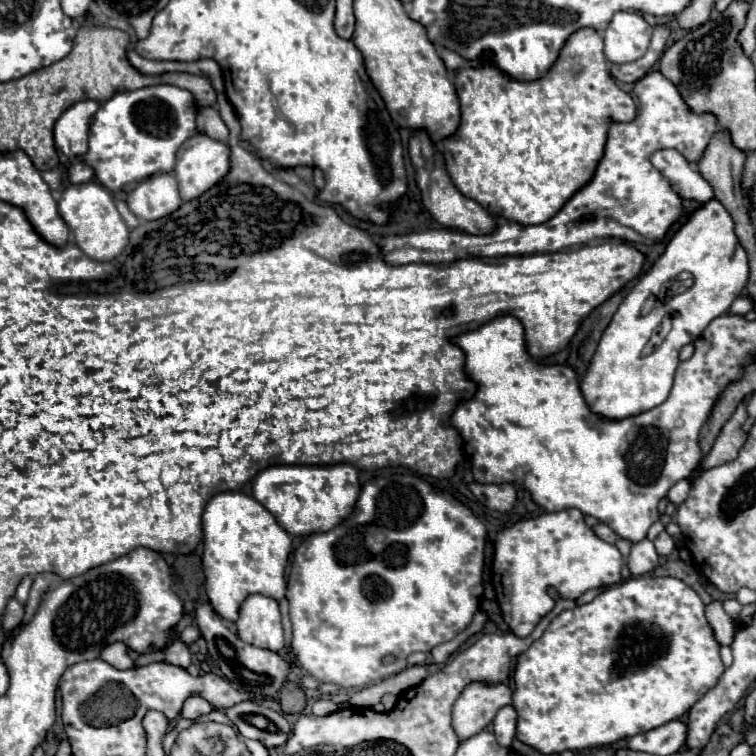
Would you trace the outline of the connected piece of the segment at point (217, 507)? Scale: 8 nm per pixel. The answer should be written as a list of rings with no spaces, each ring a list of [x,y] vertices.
[[[222,492],[214,496],[202,514],[206,594],[212,608],[224,620],[236,620],[242,600],[250,594],[264,594],[282,600],[286,592],[286,564],[292,550],[290,534],[252,496]]]

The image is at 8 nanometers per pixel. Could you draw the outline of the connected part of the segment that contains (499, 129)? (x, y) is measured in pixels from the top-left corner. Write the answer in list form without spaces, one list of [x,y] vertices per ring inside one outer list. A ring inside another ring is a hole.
[[[592,28],[574,32],[556,64],[540,80],[516,82],[484,62],[480,68],[458,70],[456,94],[462,106],[462,124],[456,136],[444,140],[450,178],[464,196],[518,224],[542,224],[550,220],[594,176],[596,164],[604,154],[608,126],[614,122],[630,122],[636,116],[636,104],[610,76],[608,60],[602,52],[602,36]],[[574,64],[582,68],[578,74],[572,72]]]

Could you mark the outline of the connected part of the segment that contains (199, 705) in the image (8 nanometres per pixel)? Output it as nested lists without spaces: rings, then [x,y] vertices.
[[[190,696],[190,698],[184,700],[184,706],[182,706],[180,716],[182,716],[182,718],[188,718],[188,720],[198,720],[200,716],[208,714],[210,710],[212,710],[212,706],[210,706],[204,698],[200,698],[200,696]]]

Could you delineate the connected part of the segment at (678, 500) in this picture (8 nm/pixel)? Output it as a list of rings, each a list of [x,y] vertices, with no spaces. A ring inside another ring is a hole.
[[[680,480],[678,484],[674,484],[674,486],[670,488],[670,492],[668,492],[668,496],[666,496],[666,498],[668,498],[668,502],[672,502],[672,504],[680,506],[680,504],[686,500],[688,490],[690,490],[688,480]]]

